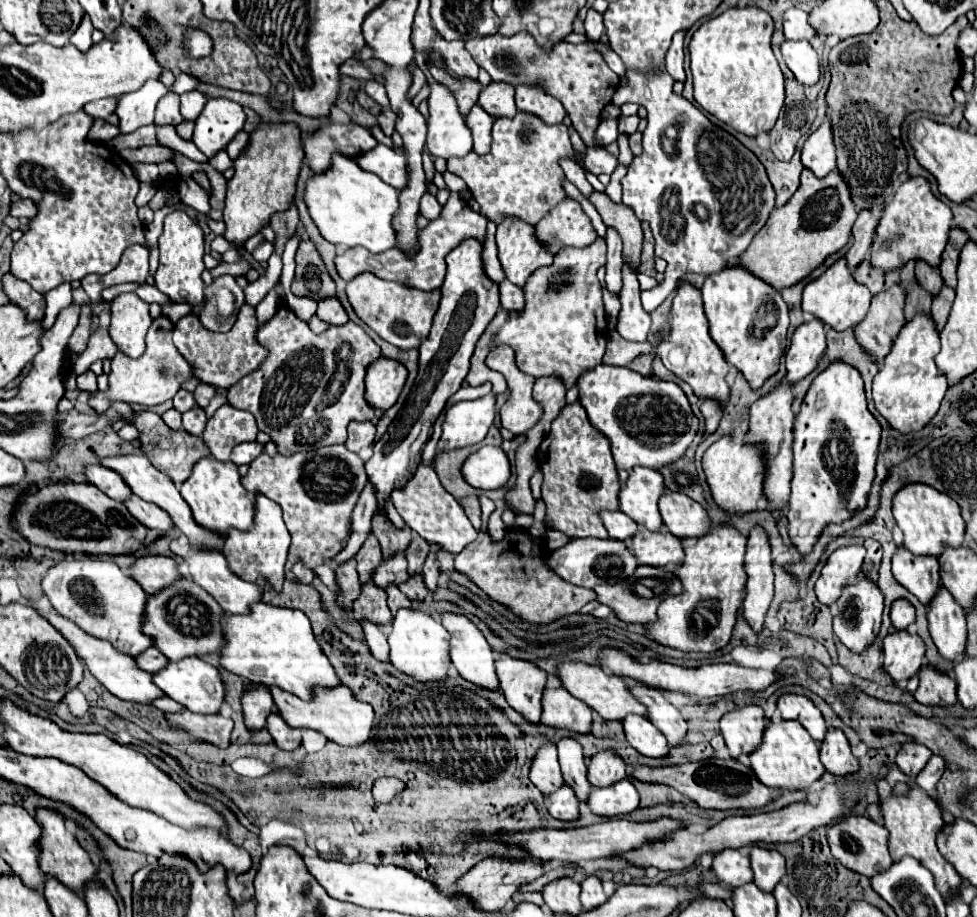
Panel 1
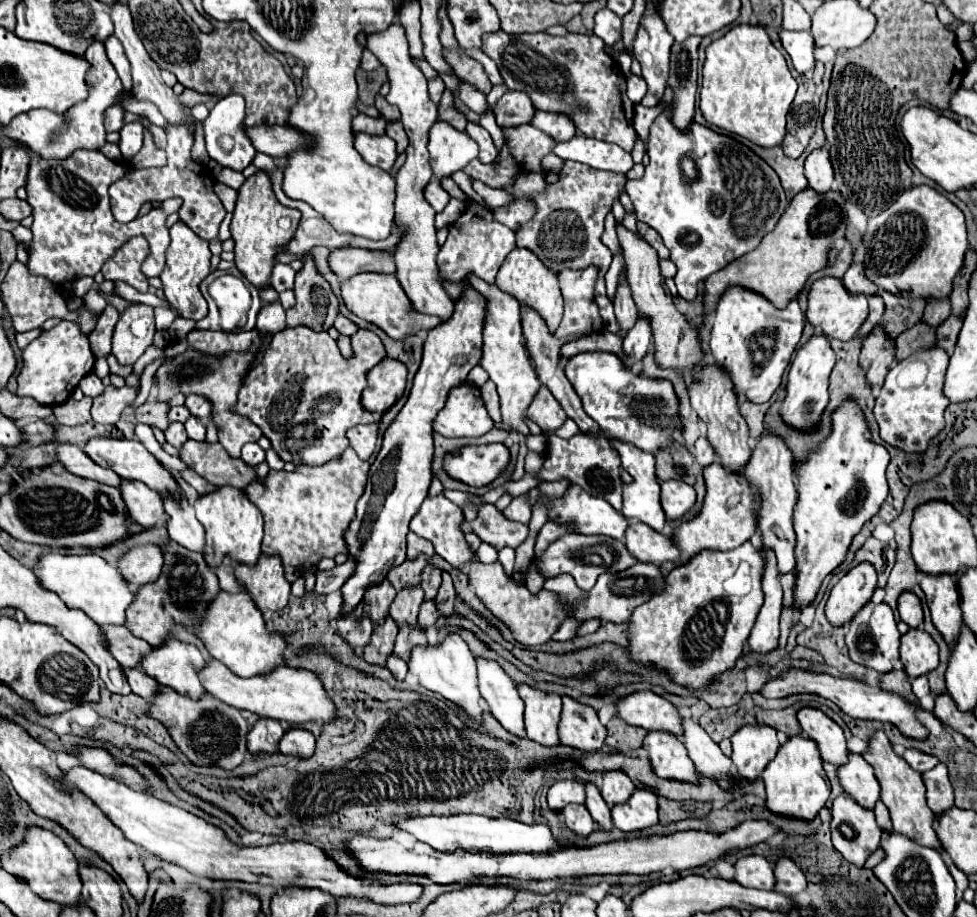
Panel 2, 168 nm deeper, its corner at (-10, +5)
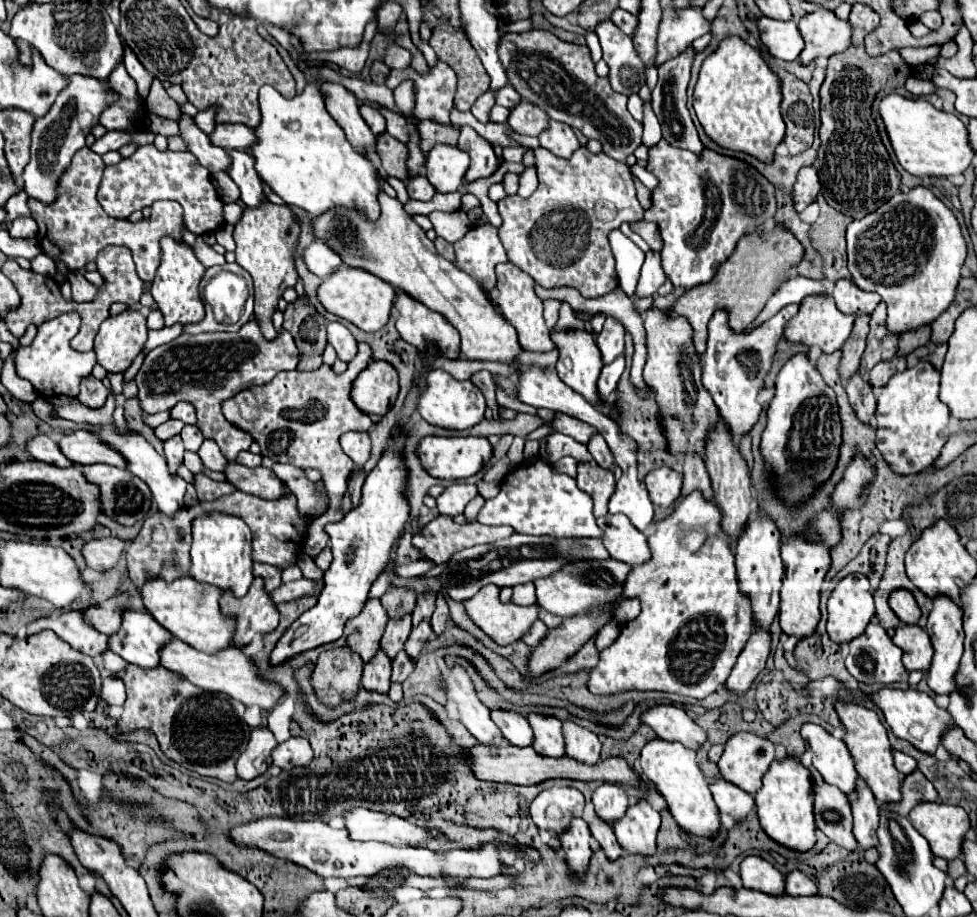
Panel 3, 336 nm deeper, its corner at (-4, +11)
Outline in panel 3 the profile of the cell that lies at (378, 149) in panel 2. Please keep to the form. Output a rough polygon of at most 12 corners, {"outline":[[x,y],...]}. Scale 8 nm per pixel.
{"outline":[[337,83],[321,85],[329,115],[361,153],[377,137],[359,115],[357,97]]}

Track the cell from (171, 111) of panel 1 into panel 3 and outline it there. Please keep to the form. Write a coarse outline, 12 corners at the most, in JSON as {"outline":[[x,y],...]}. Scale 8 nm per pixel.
{"outline":[[137,149],[105,167],[97,199],[127,219],[157,199],[213,233],[223,201],[189,151]]}

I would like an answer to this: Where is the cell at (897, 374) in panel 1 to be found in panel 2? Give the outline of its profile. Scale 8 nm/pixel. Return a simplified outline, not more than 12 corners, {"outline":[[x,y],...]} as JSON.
{"outline":[[949,357],[899,361],[875,401],[885,443],[925,453],[945,427]]}

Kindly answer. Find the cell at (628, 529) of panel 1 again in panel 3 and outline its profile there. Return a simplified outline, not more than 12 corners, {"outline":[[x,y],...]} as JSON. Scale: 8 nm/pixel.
{"outline":[[523,461],[479,523],[601,537],[593,499],[547,461]]}

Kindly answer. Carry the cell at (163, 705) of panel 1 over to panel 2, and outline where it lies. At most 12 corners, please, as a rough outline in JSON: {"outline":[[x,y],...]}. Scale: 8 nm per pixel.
{"outline":[[123,667],[129,687],[139,697],[153,697],[157,681],[139,667]]}

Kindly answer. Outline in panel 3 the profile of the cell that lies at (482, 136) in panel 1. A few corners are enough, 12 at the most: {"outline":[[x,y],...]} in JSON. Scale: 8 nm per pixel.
{"outline":[[469,125],[457,145],[471,157],[467,181],[497,171],[491,143]]}

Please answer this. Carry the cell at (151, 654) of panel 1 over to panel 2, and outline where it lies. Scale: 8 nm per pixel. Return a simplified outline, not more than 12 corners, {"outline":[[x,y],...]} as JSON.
{"outline":[[101,625],[103,641],[123,667],[137,667],[149,643],[125,627]]}

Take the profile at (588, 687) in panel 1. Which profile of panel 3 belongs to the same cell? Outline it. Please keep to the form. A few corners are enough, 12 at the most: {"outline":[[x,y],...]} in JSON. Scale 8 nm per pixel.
{"outline":[[675,705],[641,713],[657,737],[697,749],[705,731]]}

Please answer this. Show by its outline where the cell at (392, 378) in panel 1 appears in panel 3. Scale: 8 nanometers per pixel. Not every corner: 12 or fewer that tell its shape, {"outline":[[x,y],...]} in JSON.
{"outline":[[375,361],[353,381],[353,403],[385,415],[399,393],[397,371]]}

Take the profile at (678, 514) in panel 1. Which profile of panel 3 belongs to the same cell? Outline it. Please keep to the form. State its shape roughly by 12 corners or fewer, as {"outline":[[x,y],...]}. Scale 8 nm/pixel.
{"outline":[[661,467],[645,477],[653,505],[673,507],[683,475]]}

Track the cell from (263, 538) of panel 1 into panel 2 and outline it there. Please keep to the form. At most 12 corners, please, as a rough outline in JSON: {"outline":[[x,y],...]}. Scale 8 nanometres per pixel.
{"outline":[[281,559],[237,563],[235,577],[261,613],[281,611],[291,585]]}

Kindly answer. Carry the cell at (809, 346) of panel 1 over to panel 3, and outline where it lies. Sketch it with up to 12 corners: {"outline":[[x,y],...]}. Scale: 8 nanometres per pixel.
{"outline":[[807,353],[775,379],[761,453],[795,505],[835,469],[841,421]]}

